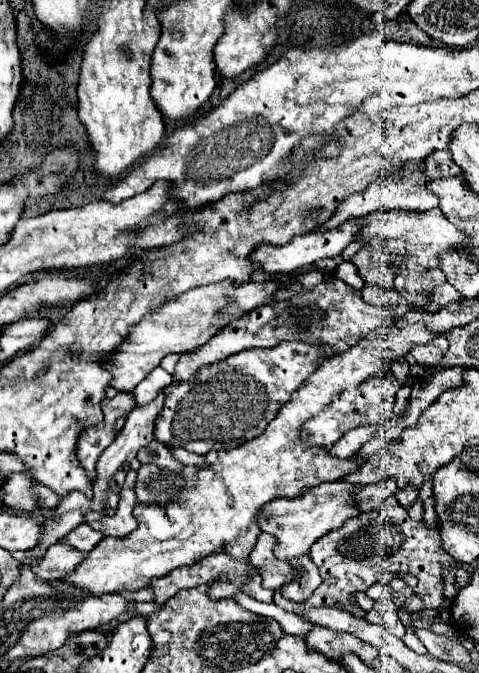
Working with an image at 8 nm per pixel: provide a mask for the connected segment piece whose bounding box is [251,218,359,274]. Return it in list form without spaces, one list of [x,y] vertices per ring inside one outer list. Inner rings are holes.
[[[349,218],[343,224],[339,224],[337,228],[331,228],[331,230],[319,230],[319,228],[315,228],[309,234],[305,234],[305,236],[295,236],[285,246],[259,246],[257,250],[251,252],[251,260],[259,262],[265,272],[283,272],[283,274],[289,274],[289,272],[293,272],[297,268],[315,264],[317,260],[333,258],[333,256],[341,254],[357,238],[357,234],[359,234],[359,220],[357,218]]]

